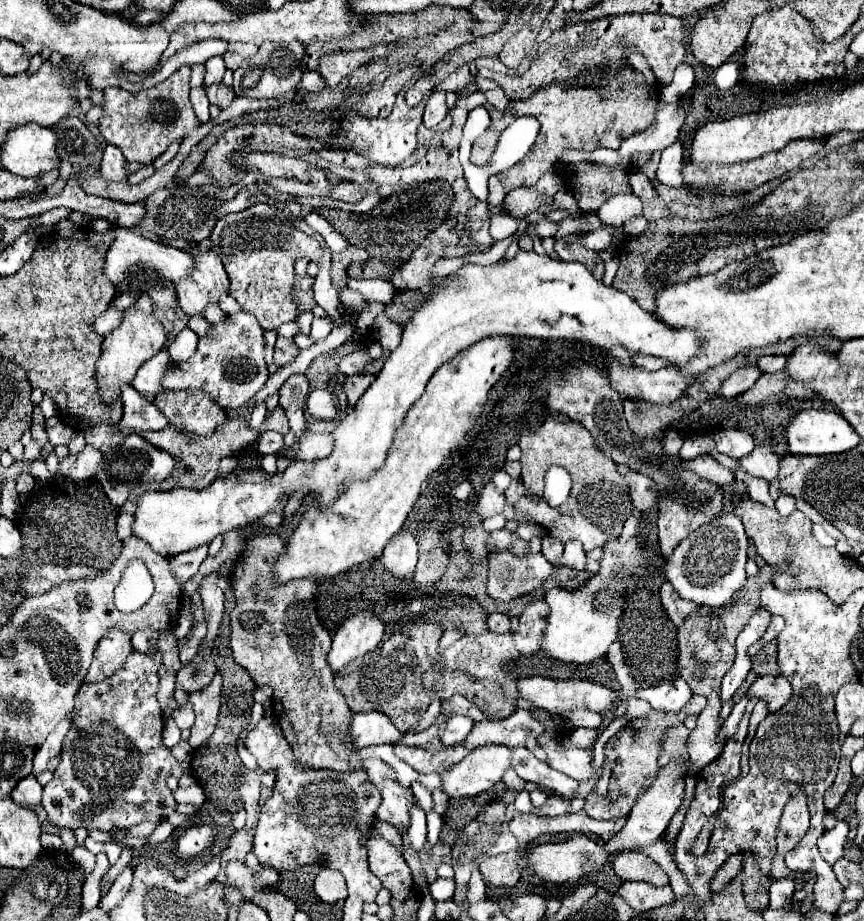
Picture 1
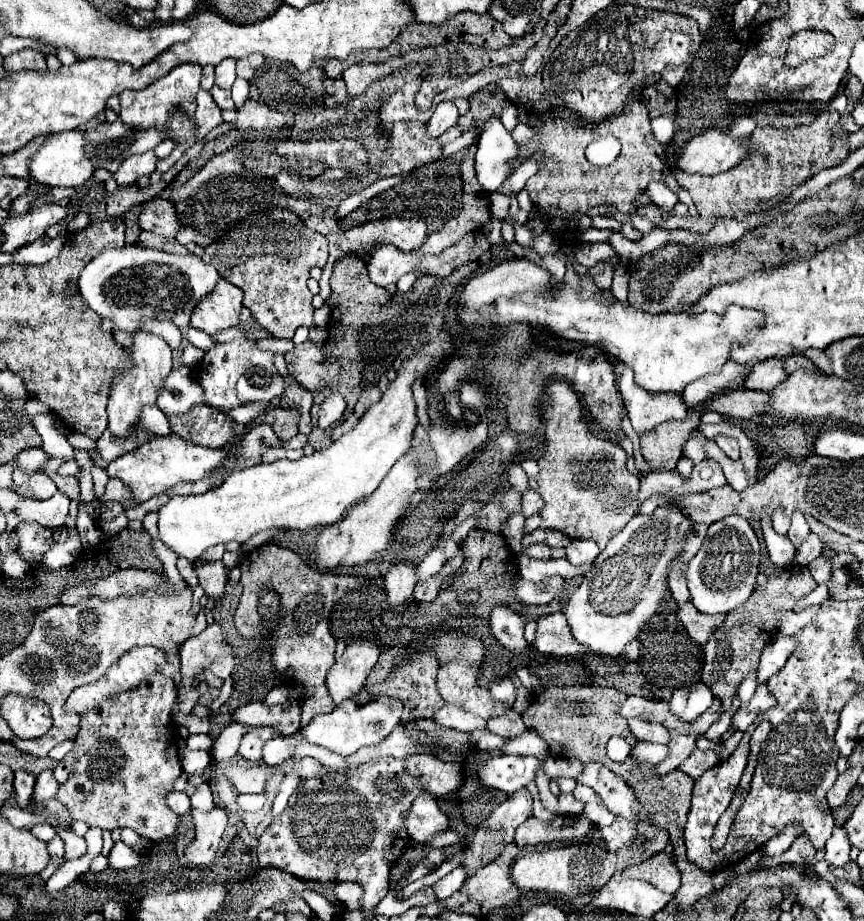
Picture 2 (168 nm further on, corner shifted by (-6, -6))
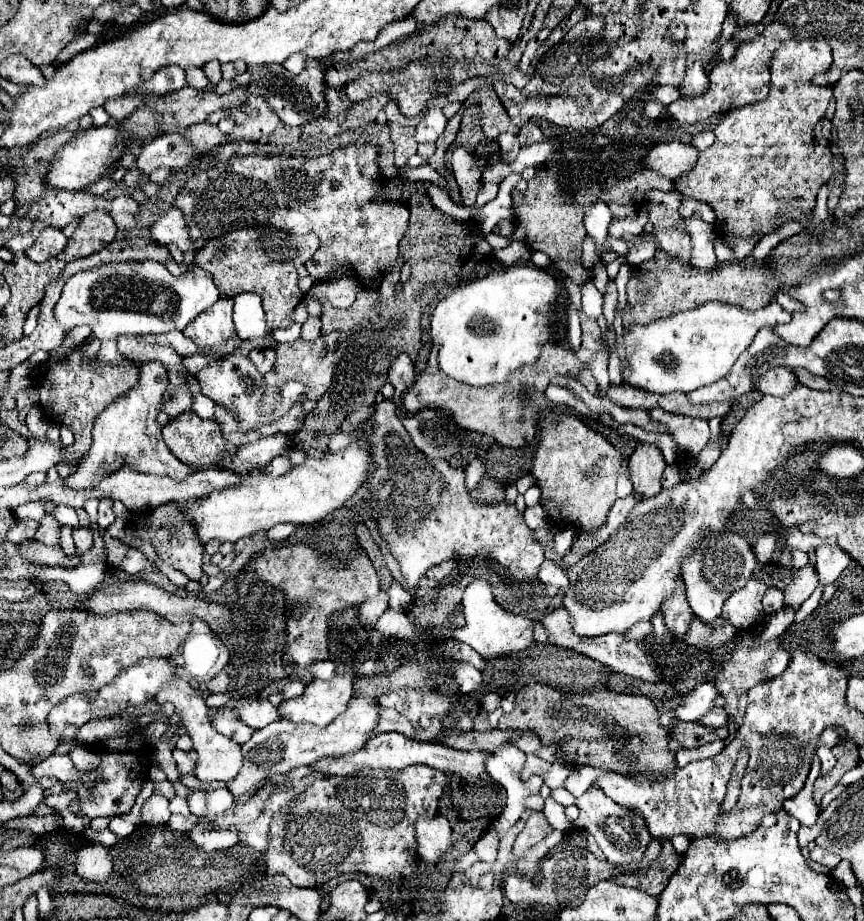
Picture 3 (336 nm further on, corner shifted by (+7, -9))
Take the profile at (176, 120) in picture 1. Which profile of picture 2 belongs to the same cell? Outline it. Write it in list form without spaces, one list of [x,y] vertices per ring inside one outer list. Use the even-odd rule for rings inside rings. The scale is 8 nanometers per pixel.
[[[181,64],[171,74],[159,78],[159,82],[153,82],[147,86],[147,90],[125,90],[119,94],[121,102],[121,122],[139,130],[159,130],[169,134],[169,140],[173,140],[181,154],[195,146],[197,138],[197,122],[195,122],[195,94],[199,92],[199,80],[201,80],[201,68],[197,64]]]

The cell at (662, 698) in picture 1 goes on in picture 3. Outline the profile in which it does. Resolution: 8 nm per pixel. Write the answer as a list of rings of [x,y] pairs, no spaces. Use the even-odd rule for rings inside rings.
[[[714,683],[698,685],[692,693],[684,697],[684,703],[674,709],[674,713],[682,721],[700,721],[706,713],[710,713],[710,709],[714,709],[714,701],[718,695],[720,691]]]

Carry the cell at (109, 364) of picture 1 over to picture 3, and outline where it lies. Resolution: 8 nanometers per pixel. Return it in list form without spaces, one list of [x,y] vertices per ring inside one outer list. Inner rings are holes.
[[[150,361],[140,365],[140,383],[130,389],[122,399],[110,403],[94,421],[94,441],[78,463],[76,471],[66,477],[66,487],[72,489],[90,489],[104,477],[108,477],[106,467],[114,465],[114,461],[122,459],[124,465],[136,469],[138,473],[152,473],[152,475],[168,475],[176,481],[182,481],[194,473],[190,465],[178,461],[168,445],[162,439],[162,425],[156,421],[160,407],[162,407],[162,393],[168,383],[168,373],[160,361]]]

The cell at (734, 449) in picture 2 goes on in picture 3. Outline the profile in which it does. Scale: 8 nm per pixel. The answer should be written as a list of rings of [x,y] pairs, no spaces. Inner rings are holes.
[[[652,409],[648,411],[648,415],[652,421],[666,425],[670,437],[676,439],[676,443],[684,447],[686,451],[692,451],[692,455],[698,455],[706,447],[708,437],[710,437],[706,419],[684,417],[684,415],[668,413],[664,409]]]

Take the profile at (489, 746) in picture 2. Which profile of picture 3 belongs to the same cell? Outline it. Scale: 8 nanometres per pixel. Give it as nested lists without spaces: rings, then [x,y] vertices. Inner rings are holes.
[[[506,745],[506,749],[494,751],[494,755],[486,761],[486,769],[490,777],[498,781],[507,793],[506,806],[493,822],[500,838],[520,819],[525,810],[526,799],[538,795],[542,787],[540,775],[530,775],[526,779],[522,777],[524,763],[526,763],[526,755],[514,745]]]

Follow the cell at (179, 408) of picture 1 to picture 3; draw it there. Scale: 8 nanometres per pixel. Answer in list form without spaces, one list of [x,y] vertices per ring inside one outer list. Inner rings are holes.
[[[194,411],[182,413],[182,415],[178,415],[176,419],[172,419],[168,425],[164,425],[162,433],[164,433],[164,441],[166,441],[166,445],[170,447],[170,451],[172,451],[182,463],[190,465],[190,467],[196,469],[196,471],[216,467],[216,465],[222,461],[222,457],[226,457],[226,455],[230,455],[230,453],[236,451],[236,447],[222,437],[220,427],[218,427],[216,421],[202,419],[202,417],[198,417]]]

